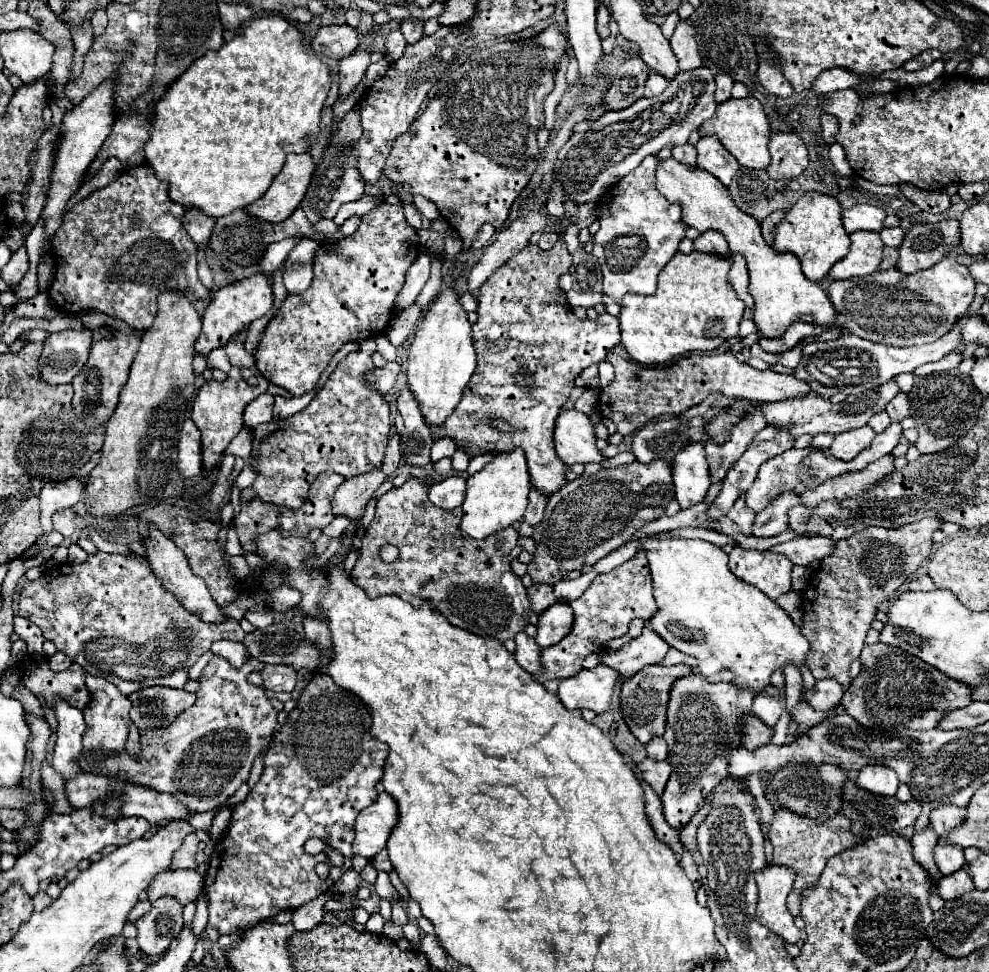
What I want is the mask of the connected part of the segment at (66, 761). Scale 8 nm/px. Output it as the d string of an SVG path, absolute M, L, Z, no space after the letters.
M58 699L54 705L54 715L58 719L58 739L54 747L52 767L62 773L62 777L74 777L80 771L78 757L82 753L82 735L86 729L86 723L82 721L82 711L68 705L64 699Z

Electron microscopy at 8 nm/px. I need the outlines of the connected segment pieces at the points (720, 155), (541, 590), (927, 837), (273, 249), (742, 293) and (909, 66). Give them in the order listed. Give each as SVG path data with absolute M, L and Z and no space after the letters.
M704 135L698 143L698 169L704 169L718 177L724 185L730 185L734 173L740 169L740 163L724 149L724 145L714 135Z
M534 583L532 587L526 589L526 595L532 603L532 611L536 615L540 615L544 609L548 609L552 603L556 603L556 597L552 593L552 585L544 585L544 583Z
M926 827L922 831L916 831L914 837L912 837L912 847L914 847L914 857L916 861L930 873L934 875L936 879L940 879L942 875L938 873L938 867L932 859L932 853L934 853L934 845L938 841L938 835L934 833L932 827Z
M288 237L286 241L278 241L274 245L270 245L270 249L266 249L266 253L262 255L262 261L258 261L260 269L268 275L272 275L288 257L290 249L294 249L294 245L300 241L300 237Z
M732 253L730 261L732 261L732 265L730 265L730 283L734 285L734 289L738 293L738 299L742 299L746 303L746 309L752 309L754 299L748 293L748 269L746 269L746 261L738 253Z
M924 51L924 53L920 53L918 59L912 59L910 63L906 63L904 69L906 71L918 71L918 69L924 69L924 67L932 65L938 59L942 59L942 53L940 51Z

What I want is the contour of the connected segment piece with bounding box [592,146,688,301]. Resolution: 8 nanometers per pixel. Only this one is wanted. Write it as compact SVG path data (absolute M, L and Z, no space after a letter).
M667 146L662 149L658 155L650 155L646 157L632 173L628 173L626 177L622 177L622 181L618 181L618 185L614 185L614 189L610 189L610 193L606 193L606 197L602 197L600 201L600 231L594 235L594 255L600 261L600 269L602 269L602 279L604 279L604 293L614 297L616 301L622 301L622 297L626 293L640 293L640 295L652 295L656 291L656 279L658 273L662 271L662 267L676 255L680 241L684 239L686 233L686 225L680 217L680 205L674 205L670 201L666 201L664 195L658 193L656 185L654 185L654 173L656 173L656 165L658 161L670 157L670 149L673 146Z

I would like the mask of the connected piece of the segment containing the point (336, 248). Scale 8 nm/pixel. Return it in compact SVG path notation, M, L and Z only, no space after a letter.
M382 203L374 211L362 217L362 223L356 233L340 241L320 243L314 255L314 279L310 289L304 295L288 295L282 301L276 317L270 319L266 329L260 335L256 349L256 367L266 381L290 391L290 395L300 397L314 389L322 371L328 367L332 355L348 341L362 341L384 333L386 325L392 319L392 307L398 291L404 285L404 275L408 267L420 253L420 243L416 231L406 223L404 211L400 205Z

